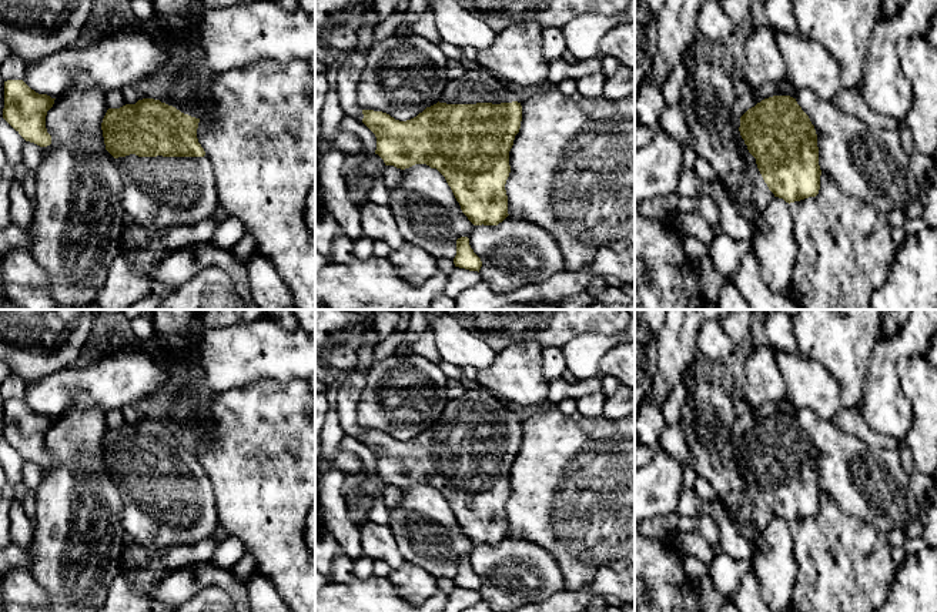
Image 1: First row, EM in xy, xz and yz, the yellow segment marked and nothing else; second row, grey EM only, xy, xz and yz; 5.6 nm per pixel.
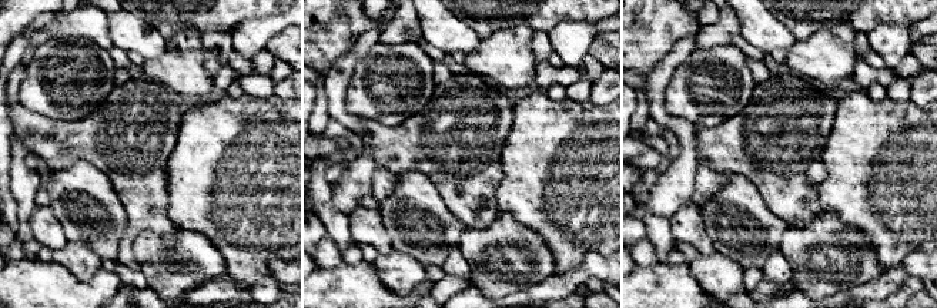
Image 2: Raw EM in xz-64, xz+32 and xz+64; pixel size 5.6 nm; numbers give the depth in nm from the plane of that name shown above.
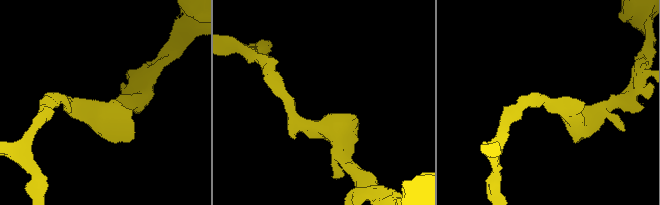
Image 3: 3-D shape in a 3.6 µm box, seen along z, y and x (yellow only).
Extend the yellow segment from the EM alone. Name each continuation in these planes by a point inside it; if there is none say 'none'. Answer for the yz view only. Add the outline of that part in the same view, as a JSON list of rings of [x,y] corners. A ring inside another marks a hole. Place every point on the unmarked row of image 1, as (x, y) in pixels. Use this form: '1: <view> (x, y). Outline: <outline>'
1: yz (762, 515). Outline: [[[737,451],[736,454],[736,461],[746,478],[747,488],[754,501],[754,508],[752,509],[752,521],[759,528],[767,528],[767,525],[773,521],[774,514],[769,509],[767,504],[764,502],[757,488],[756,478],[749,472],[747,465],[744,464],[744,459],[740,455],[740,451]]]

